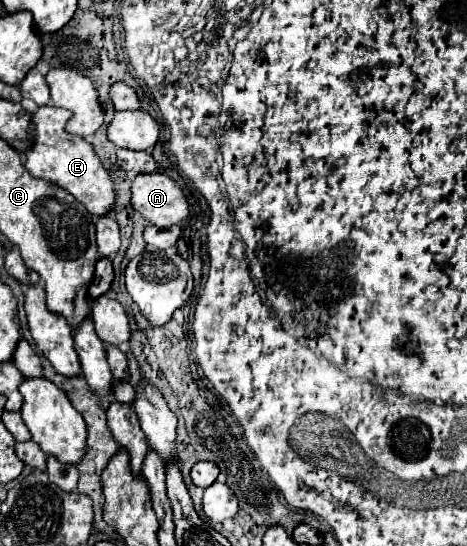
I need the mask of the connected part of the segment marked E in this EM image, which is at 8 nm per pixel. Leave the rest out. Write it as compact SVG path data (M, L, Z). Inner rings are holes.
M41 105L33 113L33 125L35 125L35 141L31 149L23 153L25 169L39 179L51 181L63 189L67 189L79 203L85 205L85 209L93 215L105 215L113 207L115 189L109 179L109 173L105 171L101 159L95 155L91 143L87 143L83 137L67 135L65 123L69 119L69 111L53 107L53 105Z

